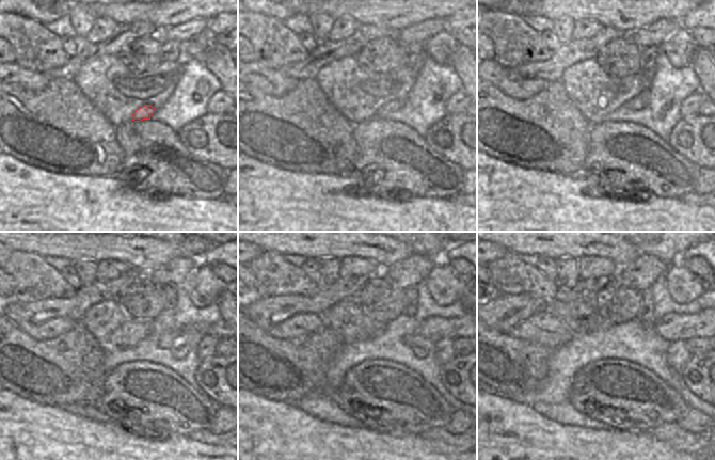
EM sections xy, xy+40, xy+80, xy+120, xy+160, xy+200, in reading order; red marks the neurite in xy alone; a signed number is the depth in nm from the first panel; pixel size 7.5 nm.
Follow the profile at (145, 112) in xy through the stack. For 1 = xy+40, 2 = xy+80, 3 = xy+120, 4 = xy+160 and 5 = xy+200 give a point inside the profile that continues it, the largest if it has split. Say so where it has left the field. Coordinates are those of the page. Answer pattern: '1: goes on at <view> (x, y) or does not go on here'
1: goes on at xy+40 (392, 106)
2: goes on at xy+80 (636, 104)
3: goes on at xy+120 (216, 330)
4: goes on at xy+160 (434, 328)
5: goes on at xy+200 (672, 327)

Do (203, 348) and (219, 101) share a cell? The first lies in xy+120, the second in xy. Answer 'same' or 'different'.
same

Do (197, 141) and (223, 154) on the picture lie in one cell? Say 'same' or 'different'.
same

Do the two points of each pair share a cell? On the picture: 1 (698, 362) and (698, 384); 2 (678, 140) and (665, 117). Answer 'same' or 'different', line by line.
1: same
2: different

